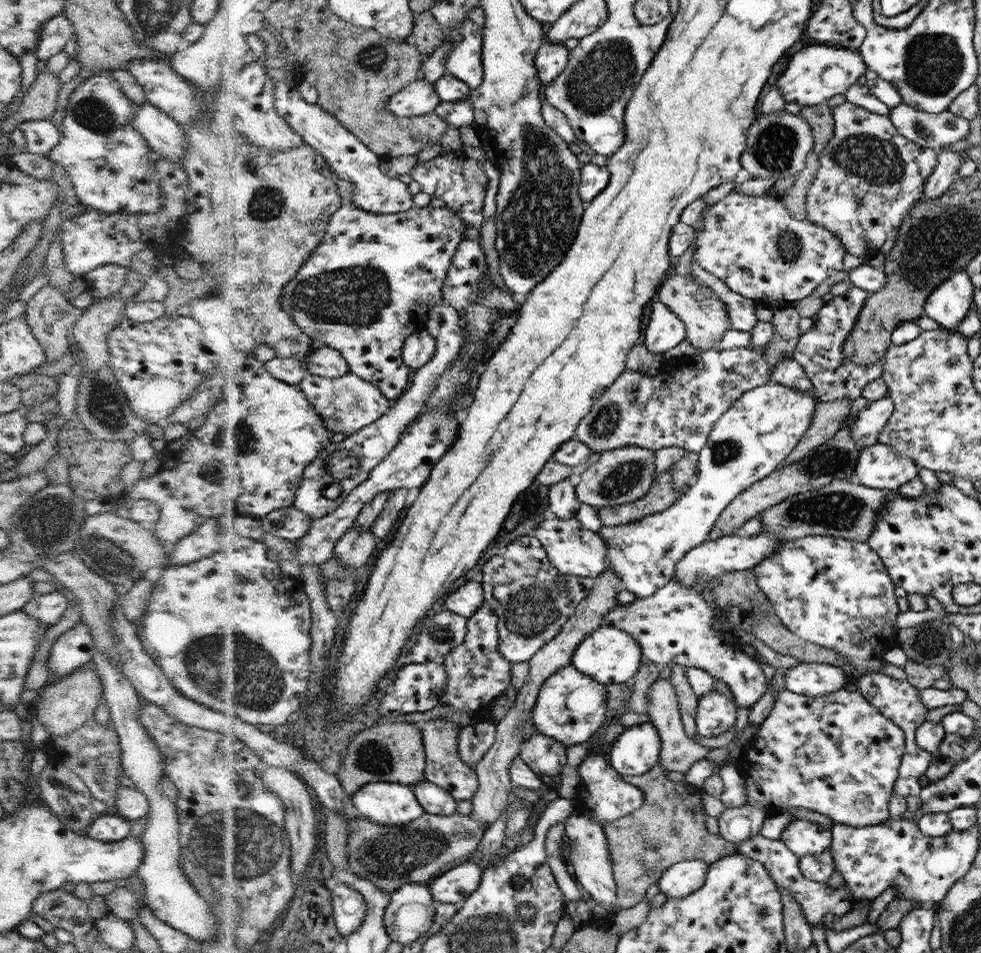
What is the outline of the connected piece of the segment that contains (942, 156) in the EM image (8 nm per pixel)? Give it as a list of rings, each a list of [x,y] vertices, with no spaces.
[[[948,145],[938,151],[938,165],[925,183],[922,199],[932,200],[943,195],[955,181],[960,170],[960,155],[958,151],[949,150]]]

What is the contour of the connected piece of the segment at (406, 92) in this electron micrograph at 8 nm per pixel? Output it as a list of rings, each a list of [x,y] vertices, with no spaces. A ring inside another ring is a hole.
[[[422,77],[394,95],[387,107],[398,116],[410,117],[430,114],[442,103],[436,85]]]

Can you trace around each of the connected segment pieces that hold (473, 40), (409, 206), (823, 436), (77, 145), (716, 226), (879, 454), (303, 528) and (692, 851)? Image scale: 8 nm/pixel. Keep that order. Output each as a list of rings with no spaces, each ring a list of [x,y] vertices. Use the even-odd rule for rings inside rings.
[[[480,7],[473,8],[466,22],[457,30],[464,34],[464,40],[455,46],[447,58],[449,70],[460,77],[473,89],[483,82],[483,27],[485,12]]]
[[[294,80],[277,82],[276,106],[292,128],[304,137],[305,142],[325,157],[332,171],[356,186],[354,197],[350,202],[368,212],[374,211],[376,214],[385,215],[405,213],[416,208],[415,194],[412,194],[411,184],[384,174],[380,164],[385,163],[385,160],[357,134],[354,134],[334,113],[326,110],[318,102],[314,104],[306,102]]]
[[[845,398],[839,401],[817,403],[817,412],[813,416],[812,425],[809,426],[799,445],[780,467],[803,459],[811,450],[822,445],[824,441],[834,438],[841,426],[842,419],[850,415],[852,402],[851,398]]]
[[[103,72],[90,75],[69,96],[61,124],[61,139],[58,146],[48,153],[48,157],[65,168],[81,204],[110,214],[139,215],[159,211],[161,190],[155,179],[155,166],[150,159],[151,149],[133,127],[133,116],[138,109],[139,105],[122,92],[119,82],[111,74]]]
[[[732,192],[704,214],[705,223],[695,237],[694,262],[708,274],[723,280],[733,292],[773,311],[809,297],[832,272],[842,271],[842,260],[847,252],[843,242],[813,222],[792,220],[780,198]]]
[[[880,442],[860,448],[858,464],[855,466],[854,479],[862,486],[888,491],[898,491],[900,486],[906,484],[919,475],[919,465],[907,455],[900,454],[894,447]]]
[[[291,507],[276,510],[268,517],[261,518],[261,521],[268,533],[291,541],[298,541],[308,536],[315,520],[310,517],[310,514]]]
[[[656,764],[642,776],[620,776],[624,782],[632,783],[644,794],[644,804],[634,813],[604,824],[603,831],[608,840],[608,853],[612,859],[619,908],[633,907],[644,902],[646,890],[663,873],[681,861],[698,860],[708,865],[720,858],[738,852],[736,845],[726,838],[714,836],[706,830],[706,810],[702,808],[703,790],[686,781],[672,782],[666,770]],[[672,810],[686,810],[696,814],[672,814]]]

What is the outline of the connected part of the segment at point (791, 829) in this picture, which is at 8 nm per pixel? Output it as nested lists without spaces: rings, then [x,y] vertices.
[[[795,817],[787,829],[783,830],[780,840],[800,860],[808,855],[818,856],[830,849],[833,837],[834,832],[829,826]]]

